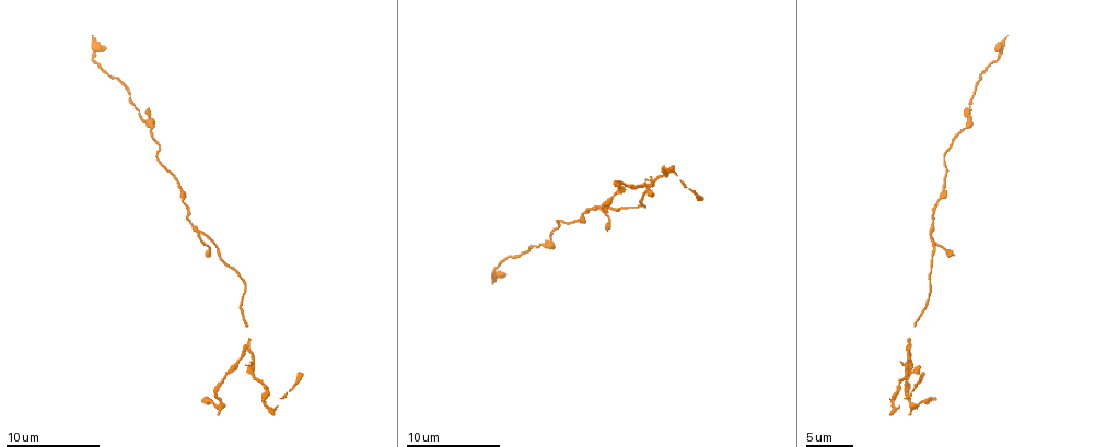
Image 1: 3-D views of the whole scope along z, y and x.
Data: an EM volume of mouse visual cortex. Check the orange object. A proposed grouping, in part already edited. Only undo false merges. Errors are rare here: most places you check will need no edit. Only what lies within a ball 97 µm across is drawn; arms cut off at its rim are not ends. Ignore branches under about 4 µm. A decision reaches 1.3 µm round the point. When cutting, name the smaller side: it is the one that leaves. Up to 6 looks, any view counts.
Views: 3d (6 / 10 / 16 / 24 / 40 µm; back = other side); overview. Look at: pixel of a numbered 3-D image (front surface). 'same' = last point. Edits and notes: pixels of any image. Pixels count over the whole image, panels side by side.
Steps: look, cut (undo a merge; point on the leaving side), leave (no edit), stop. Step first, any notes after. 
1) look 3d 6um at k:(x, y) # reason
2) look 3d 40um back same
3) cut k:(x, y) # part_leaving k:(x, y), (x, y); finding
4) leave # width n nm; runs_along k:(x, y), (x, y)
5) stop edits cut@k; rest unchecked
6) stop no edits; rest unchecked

look 3d 16um at 1:(493, 274) # calibre changes

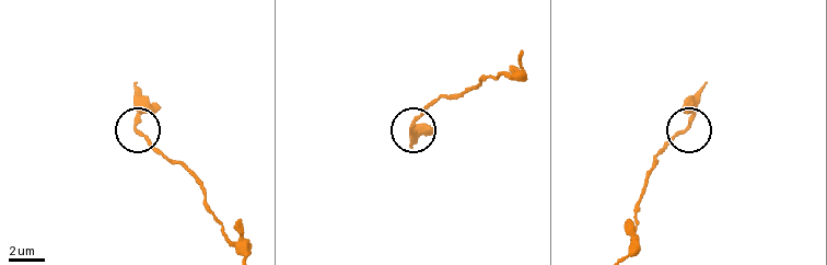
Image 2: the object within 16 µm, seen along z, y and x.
leave # width 210 nm; continuous, no second cell

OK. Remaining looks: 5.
look 3d 10um at 1:(152, 131) # sudden change in width

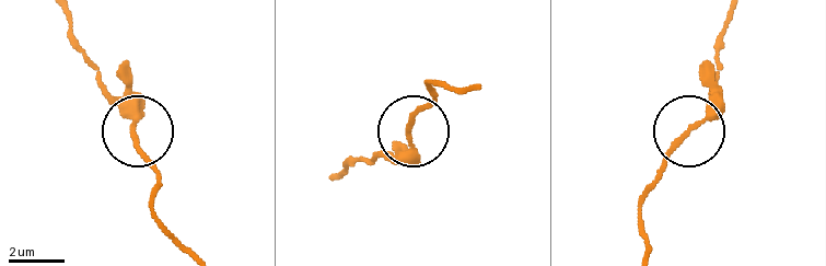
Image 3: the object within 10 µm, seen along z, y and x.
leave # one cell here

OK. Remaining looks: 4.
look 3d 6um at 1:(934, 252)

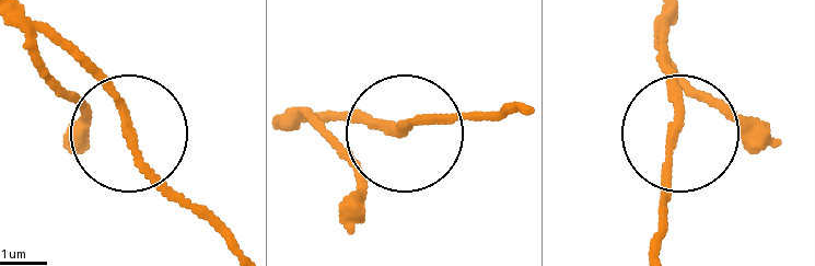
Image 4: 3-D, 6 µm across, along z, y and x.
look 3d 6um back at 4:(407, 122)

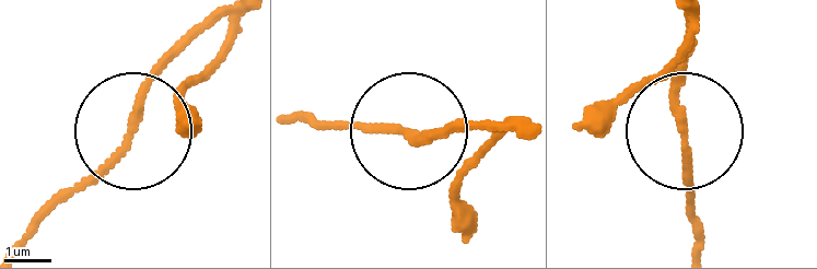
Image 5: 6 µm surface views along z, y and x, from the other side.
leave # runs_along 5:(457, 128), (324, 128); continuous, no second cell

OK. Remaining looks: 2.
stop no edits; rest unchecked

